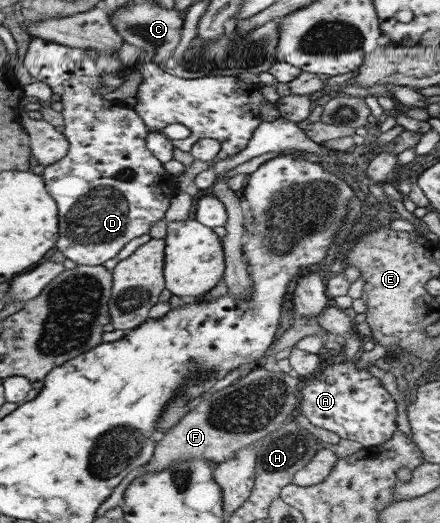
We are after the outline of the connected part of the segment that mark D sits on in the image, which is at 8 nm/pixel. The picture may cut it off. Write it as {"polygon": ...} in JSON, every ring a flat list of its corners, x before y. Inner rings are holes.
{"polygon":[[31,38,22,64,31,78,45,82,53,94,61,96,63,106,63,131,69,146,65,156,58,162,44,167,41,180,45,191,56,203,58,238,53,251,60,251,65,258,77,265,99,266,116,256,121,248,137,236,149,233,155,222,159,222,173,199,176,182,161,182,165,170,149,150,145,148,148,130,132,108,125,108,120,101,101,99,97,88,101,85,101,74,117,74,126,70,119,61,117,51,78,49,60,43,47,42,43,38]]}

